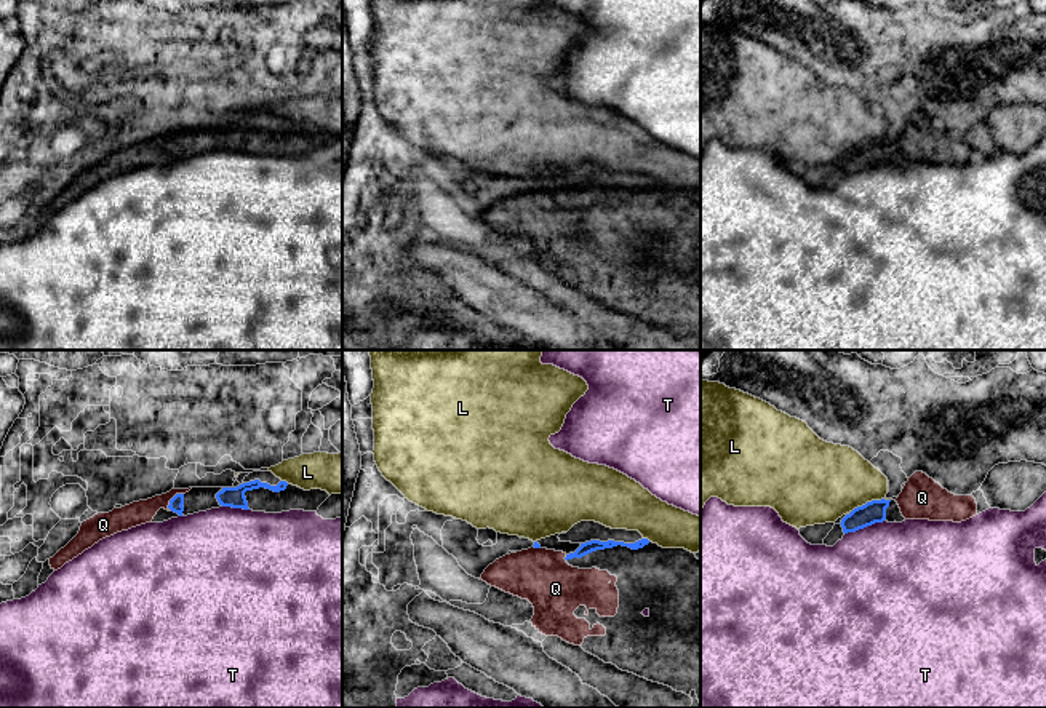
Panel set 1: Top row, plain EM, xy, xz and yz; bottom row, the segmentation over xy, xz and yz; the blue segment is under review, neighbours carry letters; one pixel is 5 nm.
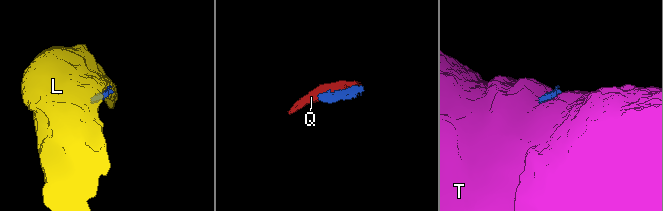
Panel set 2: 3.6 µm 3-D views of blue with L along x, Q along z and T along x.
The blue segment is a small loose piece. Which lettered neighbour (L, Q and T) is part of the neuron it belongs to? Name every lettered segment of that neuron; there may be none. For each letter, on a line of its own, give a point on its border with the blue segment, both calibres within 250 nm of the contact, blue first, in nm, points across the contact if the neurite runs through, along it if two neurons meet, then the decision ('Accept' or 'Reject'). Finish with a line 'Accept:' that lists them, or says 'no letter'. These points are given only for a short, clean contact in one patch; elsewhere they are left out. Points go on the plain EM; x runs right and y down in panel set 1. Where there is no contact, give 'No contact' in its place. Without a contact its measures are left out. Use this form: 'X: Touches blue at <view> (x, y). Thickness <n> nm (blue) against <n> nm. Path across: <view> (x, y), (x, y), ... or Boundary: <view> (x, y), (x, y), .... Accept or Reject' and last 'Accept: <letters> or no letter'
L: Touches blue at yz (867, 144). Thickness 110 nm (blue) against 400 nm. Reject
Q: Touches blue at xy (171, 141). Thickness 70 nm (blue) against 120 nm. Accept
T: Touches blue at yz (864, 168). Thickness 110 nm (blue) against 480 nm. Reject
Accept: Q

